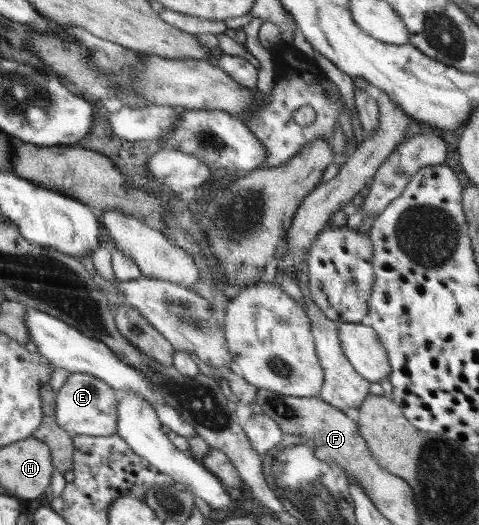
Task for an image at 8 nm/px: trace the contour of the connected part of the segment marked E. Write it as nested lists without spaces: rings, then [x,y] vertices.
[[[72,373],[58,393],[58,425],[73,436],[110,436],[117,431],[119,392],[89,373]]]

